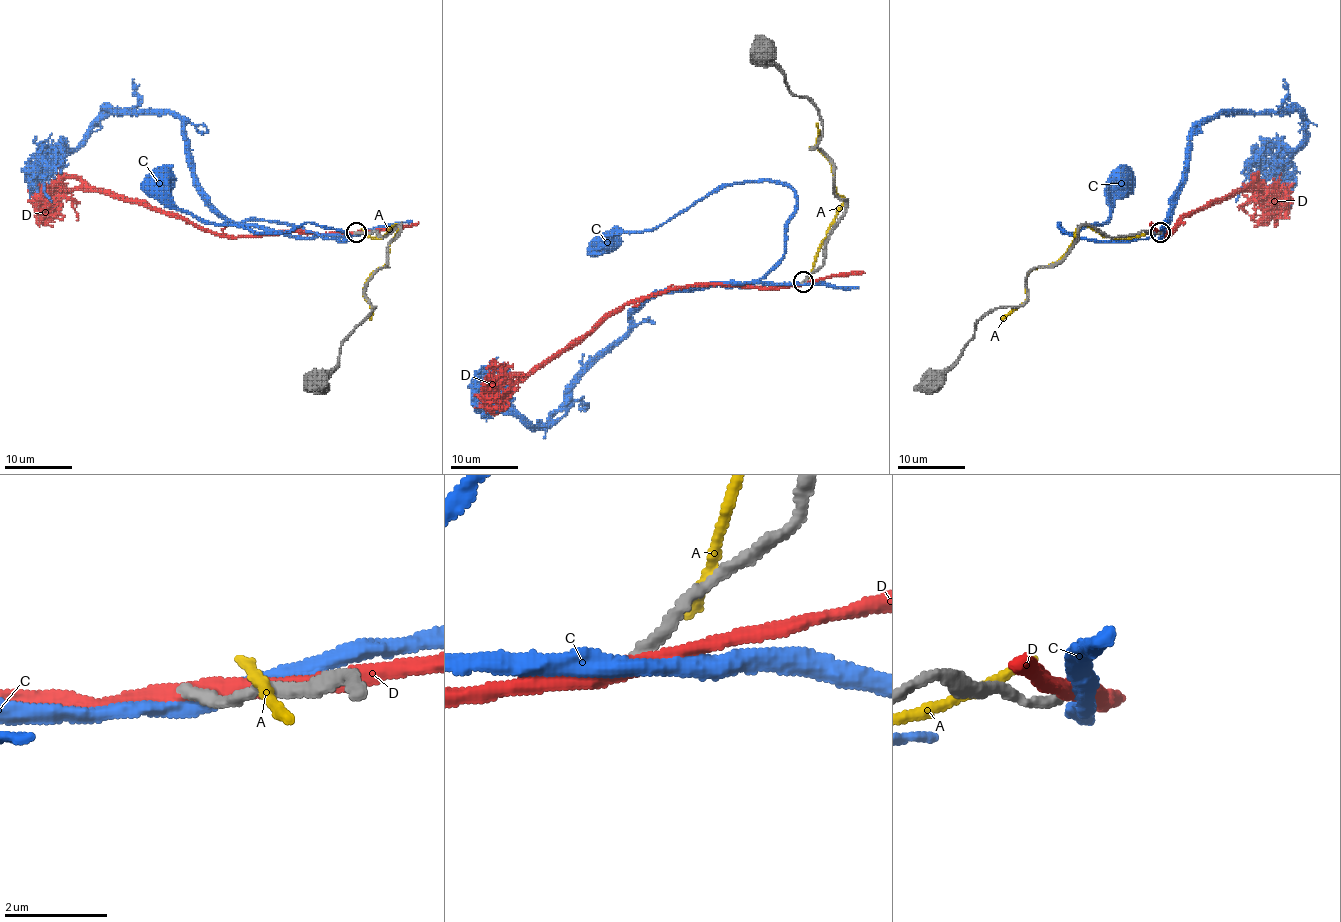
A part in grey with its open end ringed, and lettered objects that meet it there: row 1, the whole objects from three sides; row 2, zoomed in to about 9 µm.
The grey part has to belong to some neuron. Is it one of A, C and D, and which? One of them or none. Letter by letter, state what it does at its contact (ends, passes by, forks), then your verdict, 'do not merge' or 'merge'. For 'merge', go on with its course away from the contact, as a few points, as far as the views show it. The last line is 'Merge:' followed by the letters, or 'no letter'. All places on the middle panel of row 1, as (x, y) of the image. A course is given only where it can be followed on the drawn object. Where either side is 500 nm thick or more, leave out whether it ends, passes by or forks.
A: it ends there; do not merge
C: it passes by; do not merge
D: it passes by; do not merge
Merge: no letter

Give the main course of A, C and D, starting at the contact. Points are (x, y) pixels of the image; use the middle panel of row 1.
A: (813, 273), (818, 247), (845, 200), (834, 190), (826, 155), (816, 146), (811, 148), (816, 143), (816, 123)
C: (802, 283), (691, 288), (749, 288), (782, 256), (796, 195), (767, 180), (718, 185), (604, 242)
D: (802, 283), (671, 288), (619, 306), (516, 379), (504, 377), (491, 397), (499, 396)

